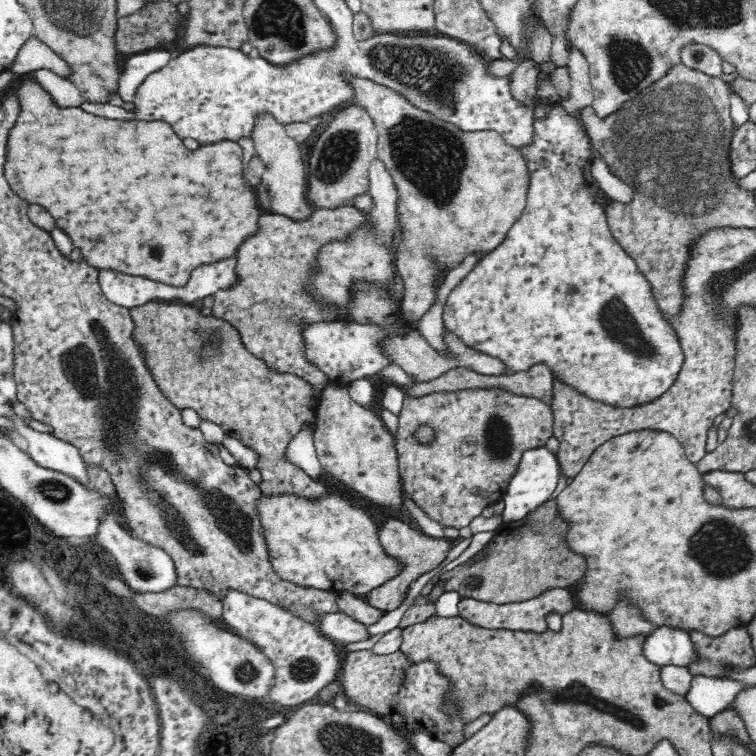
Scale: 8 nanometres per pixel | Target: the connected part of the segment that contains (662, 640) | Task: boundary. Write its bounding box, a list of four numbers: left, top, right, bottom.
[645,628,703,671]

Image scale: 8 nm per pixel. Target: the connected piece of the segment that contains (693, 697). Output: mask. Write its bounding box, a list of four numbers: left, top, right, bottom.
[686,675,748,719]

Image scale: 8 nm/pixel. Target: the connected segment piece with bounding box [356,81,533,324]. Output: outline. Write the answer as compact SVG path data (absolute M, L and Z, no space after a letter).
M358 81L356 85L358 100L356 104L366 111L371 122L374 123L374 129L376 133L378 133L377 156L380 157L380 160L384 162L393 175L398 188L398 194L400 195L397 218L401 218L402 222L406 224L406 243L405 246L402 246L400 258L397 261L398 270L401 271L404 282L406 283L406 296L404 300L402 300L400 314L402 314L405 322L413 324L426 312L426 310L428 310L428 307L435 297L435 292L429 288L430 274L433 273L433 270L431 270L433 266L430 265L430 260L439 258L442 259L442 262L449 262L450 265L458 266L467 255L476 252L488 252L488 250L493 251L496 249L506 238L512 226L518 222L518 219L522 216L526 208L533 174L532 171L530 171L529 162L525 160L524 154L507 146L506 143L503 142L503 138L494 131L466 133L449 123L432 119L430 115L422 113L421 110L412 108L408 102L402 100L397 94L394 94L394 92L390 92L389 89L383 89L380 86L372 85L370 82L364 81Z

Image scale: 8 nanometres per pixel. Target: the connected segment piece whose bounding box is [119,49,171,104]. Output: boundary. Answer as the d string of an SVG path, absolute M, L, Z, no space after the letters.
M163 49L137 53L126 58L120 80L120 96L126 104L134 103L138 88L152 72L160 70L170 61L170 53Z

